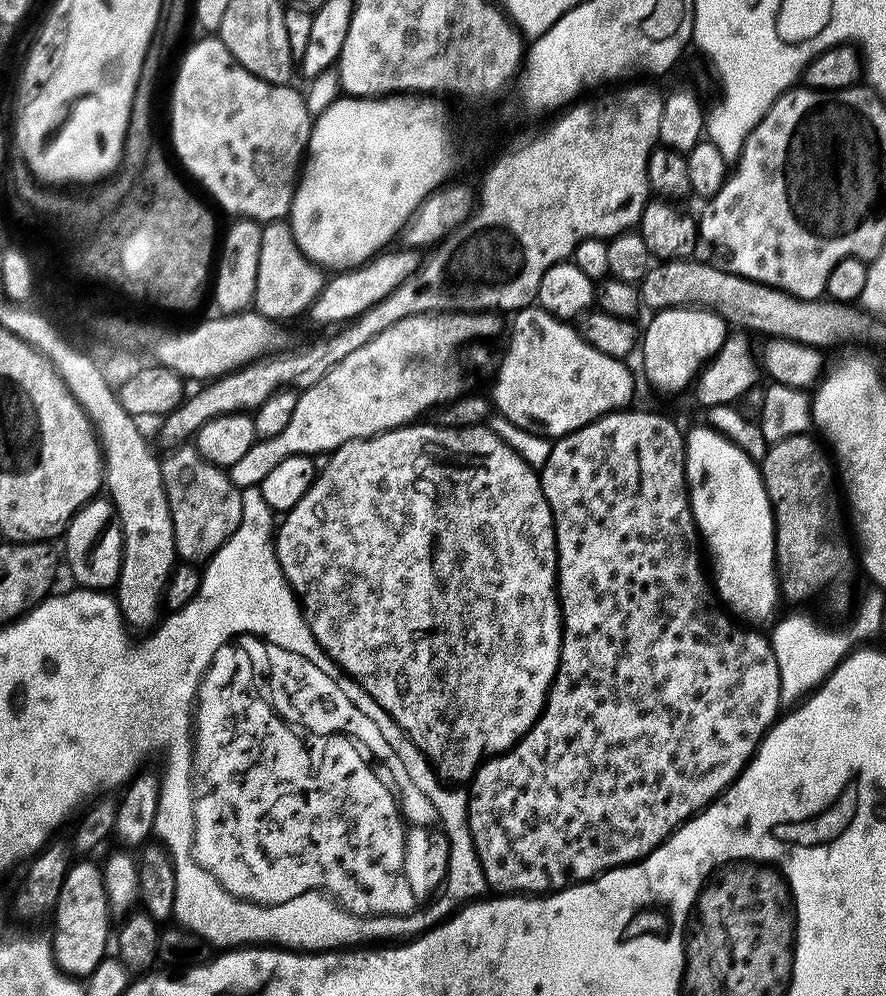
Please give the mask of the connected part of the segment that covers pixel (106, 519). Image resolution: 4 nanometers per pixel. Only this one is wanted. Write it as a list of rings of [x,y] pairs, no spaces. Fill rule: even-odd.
[[[93,498],[72,516],[63,533],[64,552],[68,555],[68,568],[84,590],[115,589],[116,579],[120,577],[122,554],[124,553],[124,535],[120,525],[120,516],[111,499]]]

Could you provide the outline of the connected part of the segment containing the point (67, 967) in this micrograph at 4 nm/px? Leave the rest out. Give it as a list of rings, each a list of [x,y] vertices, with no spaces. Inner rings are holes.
[[[84,858],[81,864],[73,863],[65,874],[61,884],[60,897],[54,909],[56,933],[51,933],[52,957],[62,972],[73,978],[87,978],[92,971],[105,960],[110,948],[108,920],[110,913],[106,902],[104,878],[99,863],[91,864],[91,859]]]

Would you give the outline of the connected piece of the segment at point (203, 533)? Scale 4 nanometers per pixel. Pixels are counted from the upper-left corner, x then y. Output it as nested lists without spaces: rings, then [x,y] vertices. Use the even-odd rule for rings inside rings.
[[[176,446],[169,452],[172,453],[160,460],[160,469],[170,502],[176,555],[183,563],[204,566],[238,530],[242,522],[242,491],[237,488],[225,469],[217,468],[208,460],[203,460],[195,446]]]

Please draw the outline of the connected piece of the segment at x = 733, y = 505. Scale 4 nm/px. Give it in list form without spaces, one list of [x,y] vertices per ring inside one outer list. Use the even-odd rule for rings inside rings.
[[[704,426],[687,433],[684,475],[688,477],[688,501],[692,507],[696,530],[700,533],[707,559],[710,561],[710,580],[717,597],[741,621],[751,622],[756,626],[760,626],[763,620],[771,621],[777,615],[776,603],[781,603],[782,600],[776,574],[776,520],[772,516],[772,503],[757,461],[752,460],[723,433],[711,426]]]

